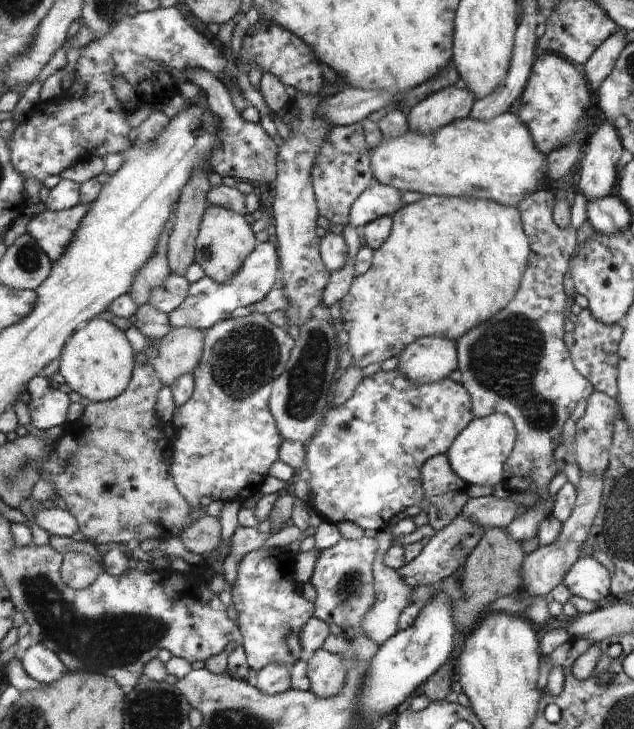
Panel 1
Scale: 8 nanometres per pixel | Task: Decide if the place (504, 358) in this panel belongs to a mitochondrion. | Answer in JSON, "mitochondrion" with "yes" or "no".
{"mitochondrion":"yes"}

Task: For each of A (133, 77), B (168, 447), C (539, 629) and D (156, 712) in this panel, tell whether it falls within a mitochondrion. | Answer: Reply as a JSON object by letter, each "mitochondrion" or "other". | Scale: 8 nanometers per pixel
{"A":"other","B":"other","C":"other","D":"mitochondrion"}

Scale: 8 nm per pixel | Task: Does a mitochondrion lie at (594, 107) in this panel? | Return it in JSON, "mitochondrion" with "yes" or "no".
{"mitochondrion":"no"}

